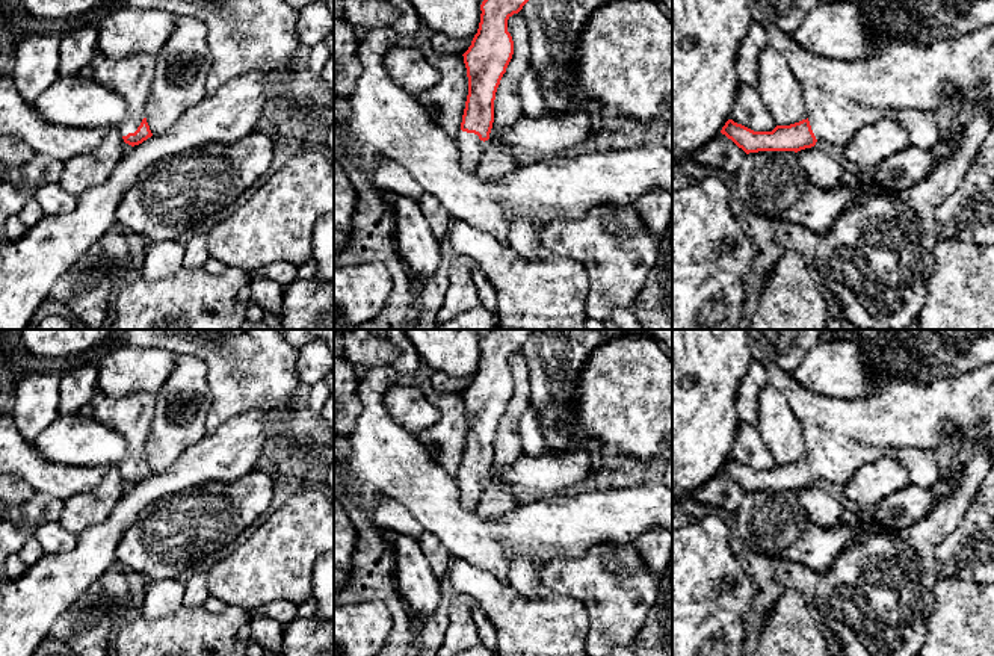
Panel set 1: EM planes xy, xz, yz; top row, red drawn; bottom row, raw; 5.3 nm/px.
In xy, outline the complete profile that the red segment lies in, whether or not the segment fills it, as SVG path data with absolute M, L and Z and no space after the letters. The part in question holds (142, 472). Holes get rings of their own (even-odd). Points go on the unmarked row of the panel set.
M95 388L89 404L94 417L127 441L127 458L118 466L124 481L134 485L151 476L145 446L153 428L156 395L134 391L122 398L109 398Z

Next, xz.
M489 330L480 343L480 361L471 384L462 393L468 416L468 434L461 461L461 470L450 476L429 455L429 450L403 425L397 423L387 411L385 398L391 393L399 373L391 366L367 367L366 375L358 379L358 398L363 410L352 434L347 437L350 453L334 464L334 496L341 496L350 482L361 484L367 491L384 493L388 499L399 502L408 515L414 517L424 532L434 534L452 558L461 558L482 570L489 571L497 580L509 583L511 561L529 558L542 568L556 558L580 558L595 546L601 544L634 544L644 534L662 528L672 534L672 490L665 482L644 484L634 488L613 490L576 490L556 493L538 502L517 508L500 518L482 518L476 508L485 491L483 481L489 478L494 461L494 438L503 413L514 393L514 379L508 370L508 358L518 352L538 330Z

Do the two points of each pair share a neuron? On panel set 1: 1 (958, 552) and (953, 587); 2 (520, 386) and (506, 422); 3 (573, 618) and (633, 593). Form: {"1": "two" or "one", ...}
{"1": "two", "2": "one", "3": "two"}

